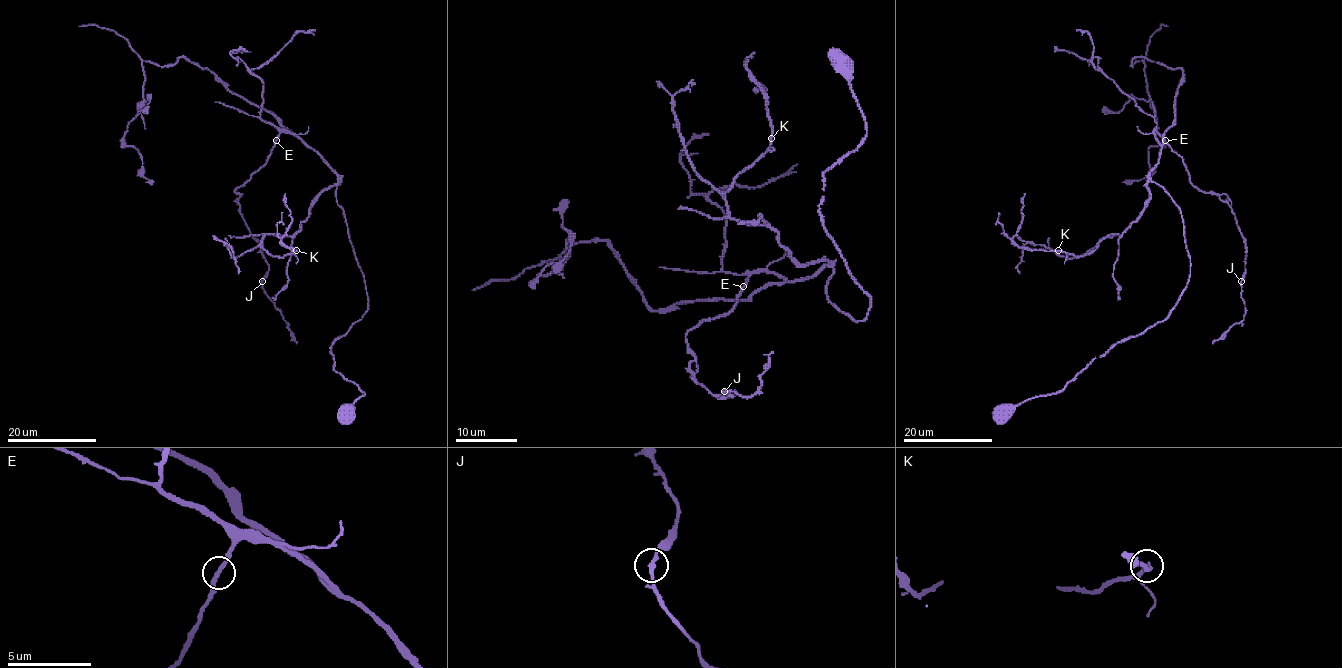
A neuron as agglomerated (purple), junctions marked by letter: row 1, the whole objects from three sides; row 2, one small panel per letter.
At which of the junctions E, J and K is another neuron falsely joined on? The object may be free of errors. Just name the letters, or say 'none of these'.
none of these

